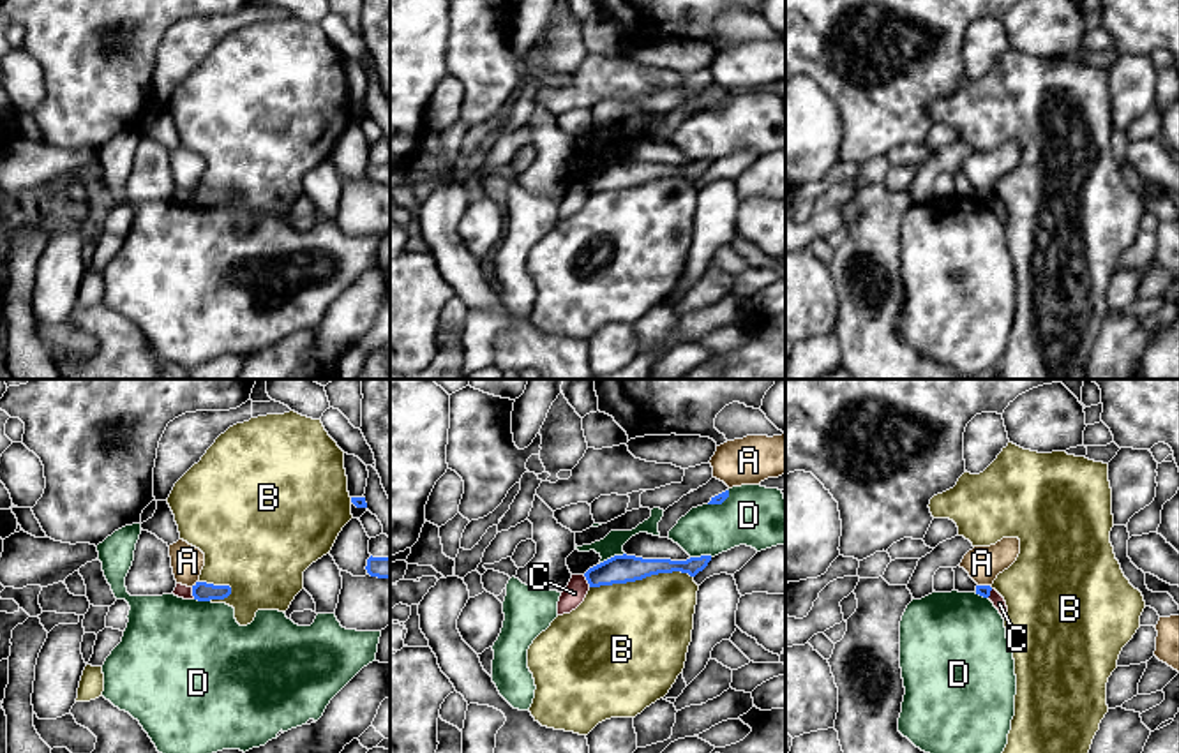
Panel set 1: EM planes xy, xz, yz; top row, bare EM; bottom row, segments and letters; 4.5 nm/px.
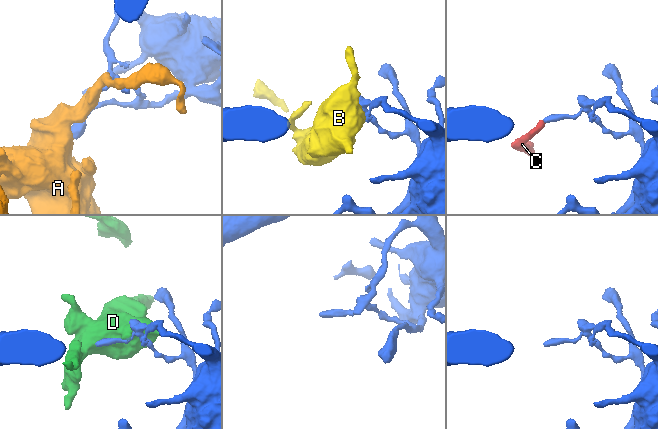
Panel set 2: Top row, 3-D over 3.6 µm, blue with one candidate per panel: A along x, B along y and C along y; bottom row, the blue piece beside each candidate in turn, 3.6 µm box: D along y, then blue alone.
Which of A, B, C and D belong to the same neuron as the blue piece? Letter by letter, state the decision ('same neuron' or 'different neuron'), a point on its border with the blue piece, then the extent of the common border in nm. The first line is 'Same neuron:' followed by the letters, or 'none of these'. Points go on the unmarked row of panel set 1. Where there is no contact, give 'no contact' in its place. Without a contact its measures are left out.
Same neuron: none of these
A: different neuron | xy (193, 191) | 40 nm
B: different neuron | xz (641, 184) | 480 nm
C: different neuron | xy (193, 198) | 60 nm
D: different neuron | xz (611, 163) | 120 nm

